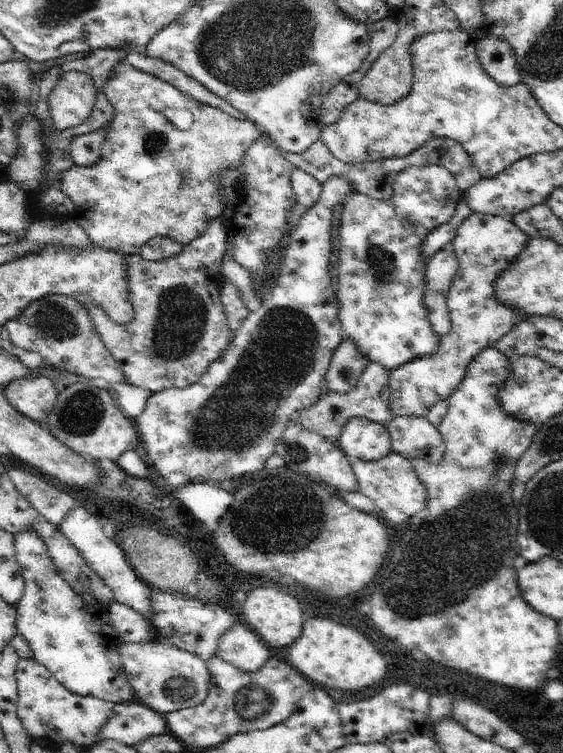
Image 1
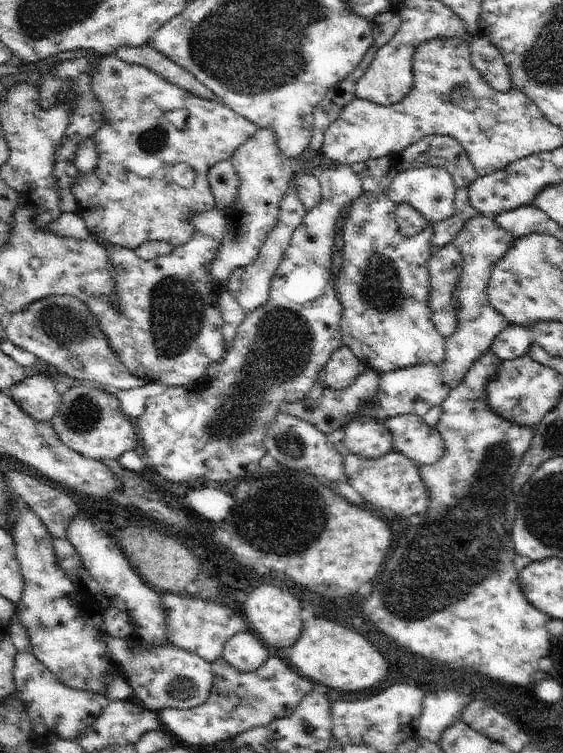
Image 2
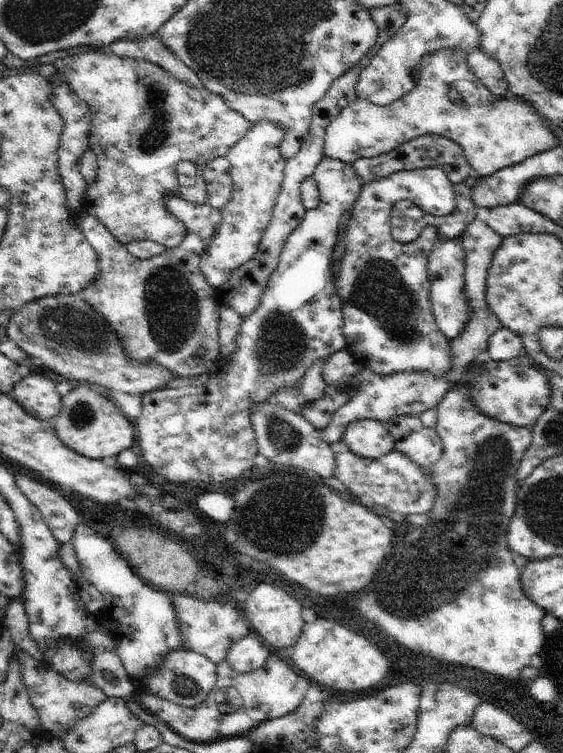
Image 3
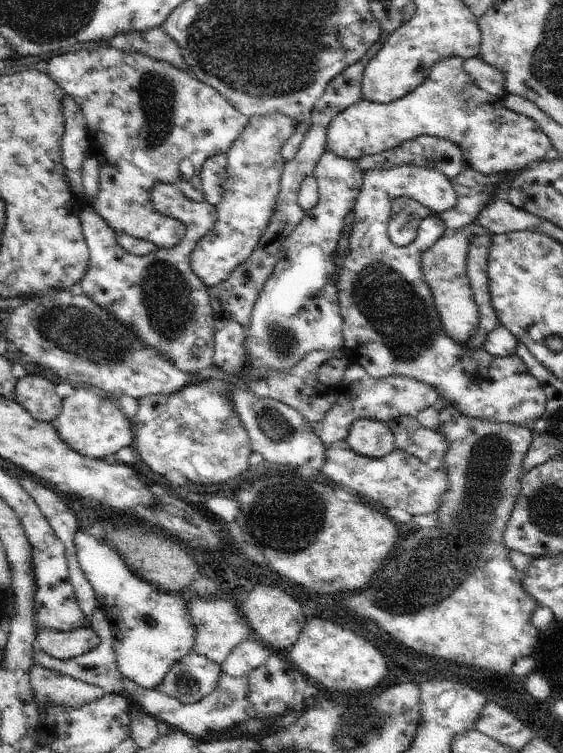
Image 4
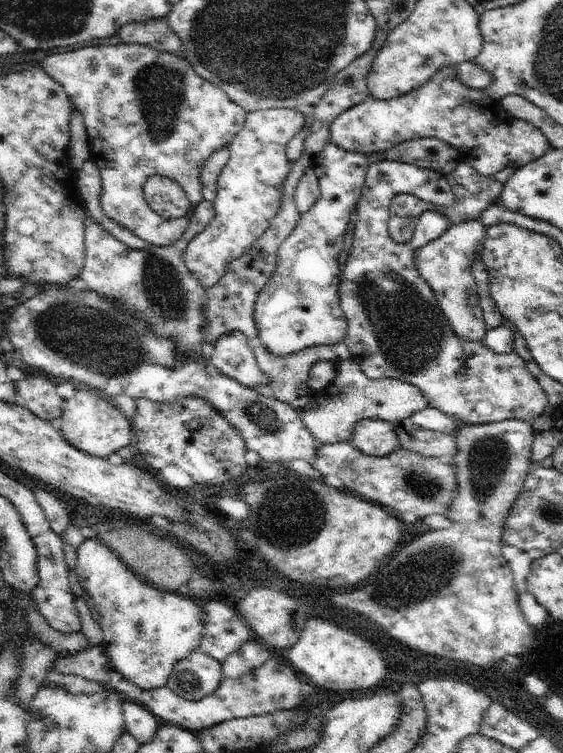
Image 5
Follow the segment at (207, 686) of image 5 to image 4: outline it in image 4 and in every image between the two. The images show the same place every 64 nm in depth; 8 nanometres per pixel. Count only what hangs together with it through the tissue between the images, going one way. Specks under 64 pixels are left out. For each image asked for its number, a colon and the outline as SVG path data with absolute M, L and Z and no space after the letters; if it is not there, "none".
4: M191 650L179 662L173 662L161 684L153 690L177 698L183 704L197 704L217 688L221 672L223 668L217 662Z

